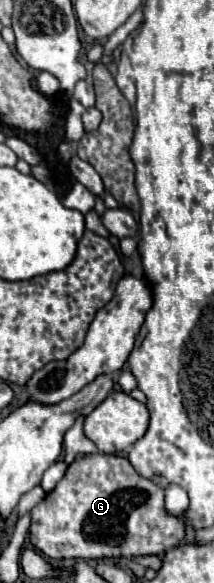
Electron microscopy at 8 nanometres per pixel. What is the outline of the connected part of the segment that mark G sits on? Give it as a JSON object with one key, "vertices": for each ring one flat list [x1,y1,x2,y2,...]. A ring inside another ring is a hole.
{"vertices":[[88,454,76,458,68,464,56,488,30,510,30,542,56,560,160,556,172,550,184,536,184,520,164,510,164,490,142,478,118,454]]}

